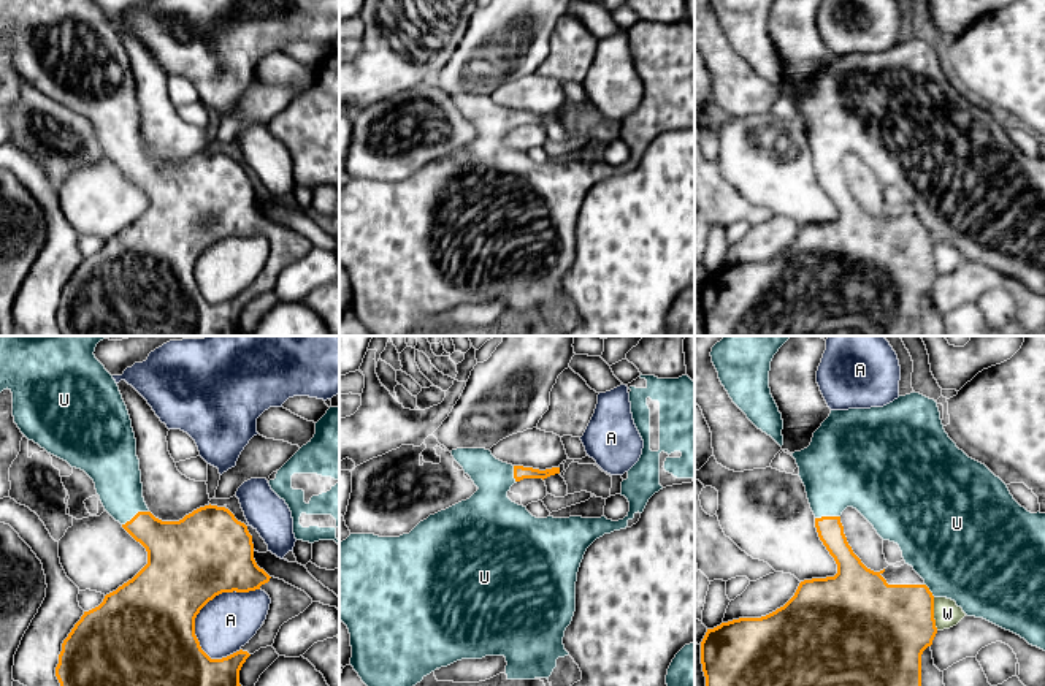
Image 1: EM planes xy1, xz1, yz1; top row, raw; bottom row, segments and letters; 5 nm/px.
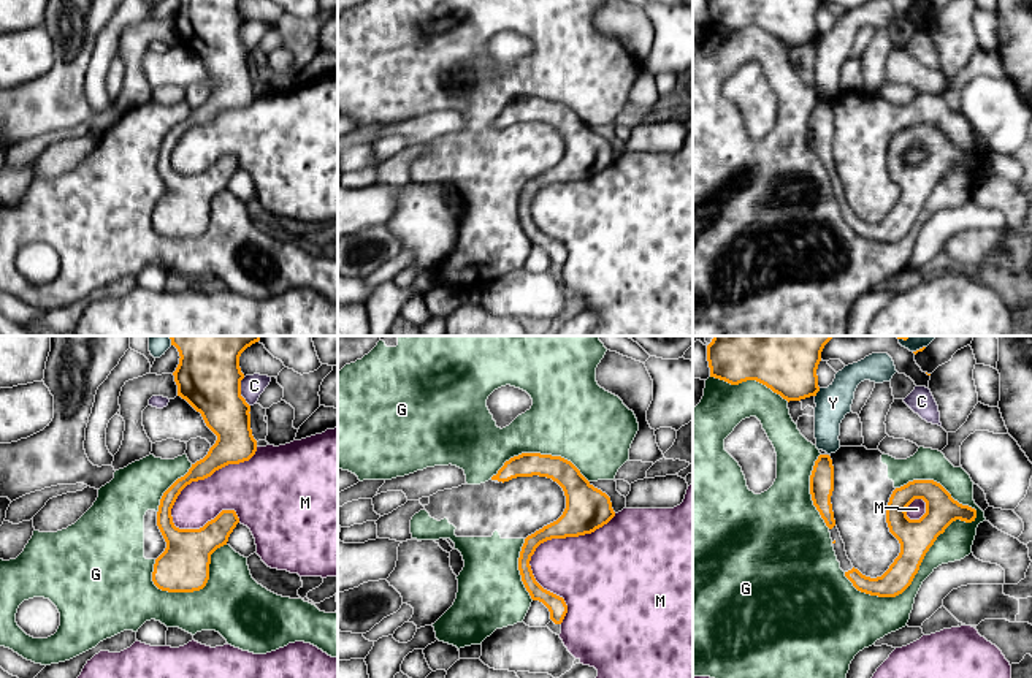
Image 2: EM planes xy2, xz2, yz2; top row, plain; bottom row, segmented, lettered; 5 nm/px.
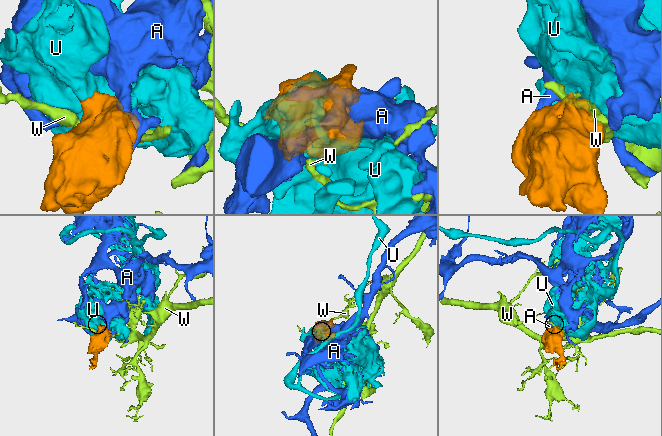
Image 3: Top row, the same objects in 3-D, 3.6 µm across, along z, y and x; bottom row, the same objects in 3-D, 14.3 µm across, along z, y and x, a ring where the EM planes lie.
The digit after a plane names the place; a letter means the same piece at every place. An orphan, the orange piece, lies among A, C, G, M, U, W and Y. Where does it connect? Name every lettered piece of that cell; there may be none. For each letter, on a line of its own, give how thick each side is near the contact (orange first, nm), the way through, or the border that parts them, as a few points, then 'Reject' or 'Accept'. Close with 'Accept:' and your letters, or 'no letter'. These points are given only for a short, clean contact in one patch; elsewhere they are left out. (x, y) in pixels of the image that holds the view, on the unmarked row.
A: Thickness 440 nm (orange) against 280 nm. Reject
C: Thickness 300 nm (orange) against 110 nm. Reject
G: Thickness 180 nm (orange) against 180 nm. Reject
M: Thickness 200 nm (orange) against 280 nm. Reject
U: Thickness 280 nm (orange) against 240 nm. Accept
W: Thickness 440 nm (orange) against 140 nm. Reject
Y: Thickness 220 nm (orange) against 170 nm. Reject
Accept: U

